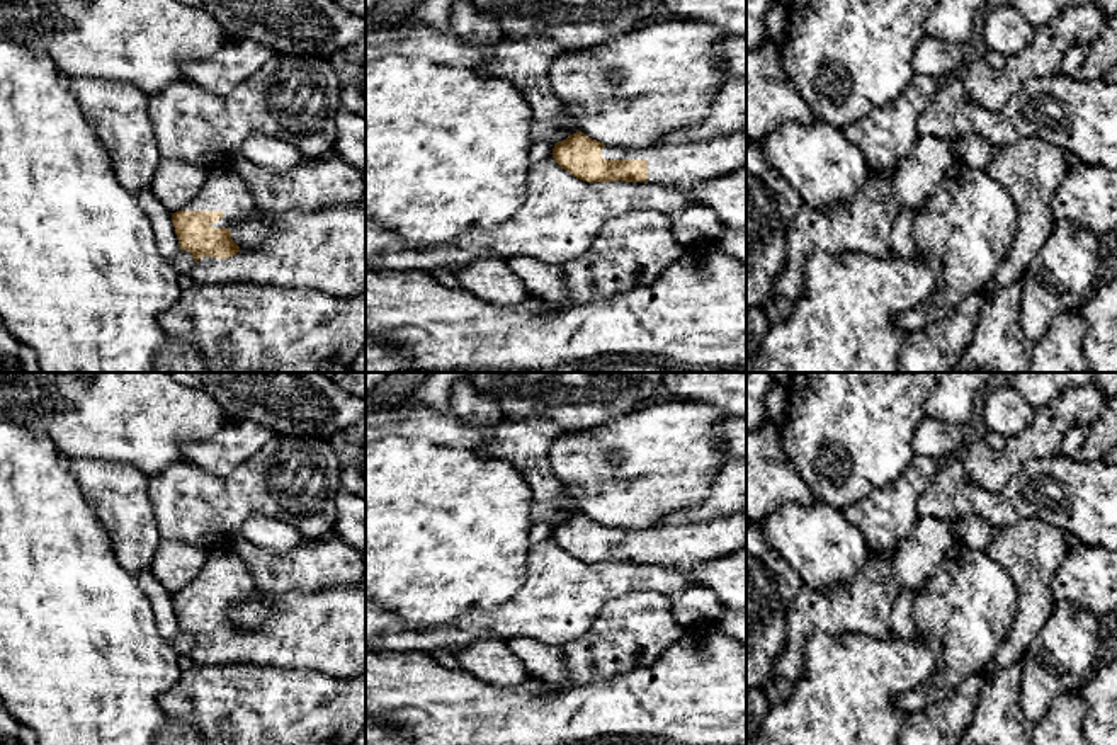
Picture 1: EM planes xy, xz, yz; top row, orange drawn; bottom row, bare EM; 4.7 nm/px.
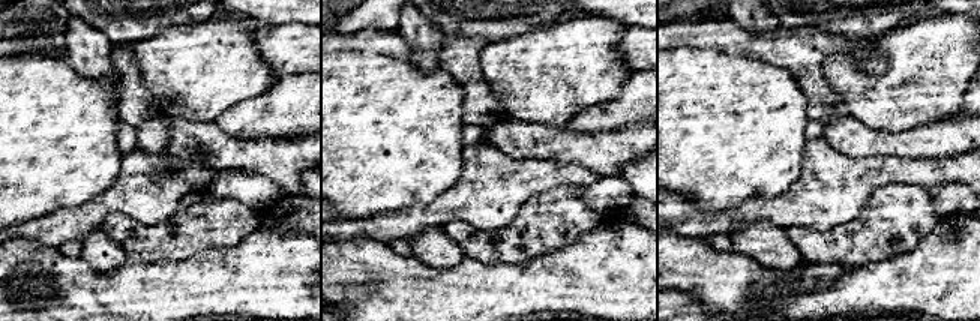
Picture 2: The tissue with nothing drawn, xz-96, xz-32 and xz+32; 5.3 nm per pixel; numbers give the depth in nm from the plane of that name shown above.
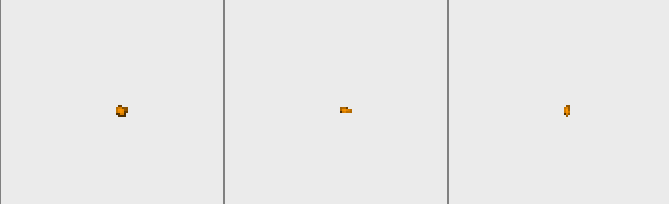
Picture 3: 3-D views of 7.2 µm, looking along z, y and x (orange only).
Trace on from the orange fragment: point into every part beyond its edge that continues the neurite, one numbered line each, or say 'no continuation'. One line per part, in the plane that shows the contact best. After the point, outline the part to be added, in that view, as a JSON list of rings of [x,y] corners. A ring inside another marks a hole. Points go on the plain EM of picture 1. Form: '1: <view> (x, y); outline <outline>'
1: xy (325, 631); outline [[[228,548],[213,549],[184,592],[223,592],[214,609],[230,609],[262,597],[274,614],[257,629],[240,629],[228,640],[201,638],[190,657],[196,665],[252,663],[258,667],[311,668],[335,679],[366,675],[366,583],[326,589],[316,594],[267,595],[260,592],[245,561]]]

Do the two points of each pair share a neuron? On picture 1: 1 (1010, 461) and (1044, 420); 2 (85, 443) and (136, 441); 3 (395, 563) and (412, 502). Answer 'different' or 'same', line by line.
1: same
2: same
3: same

